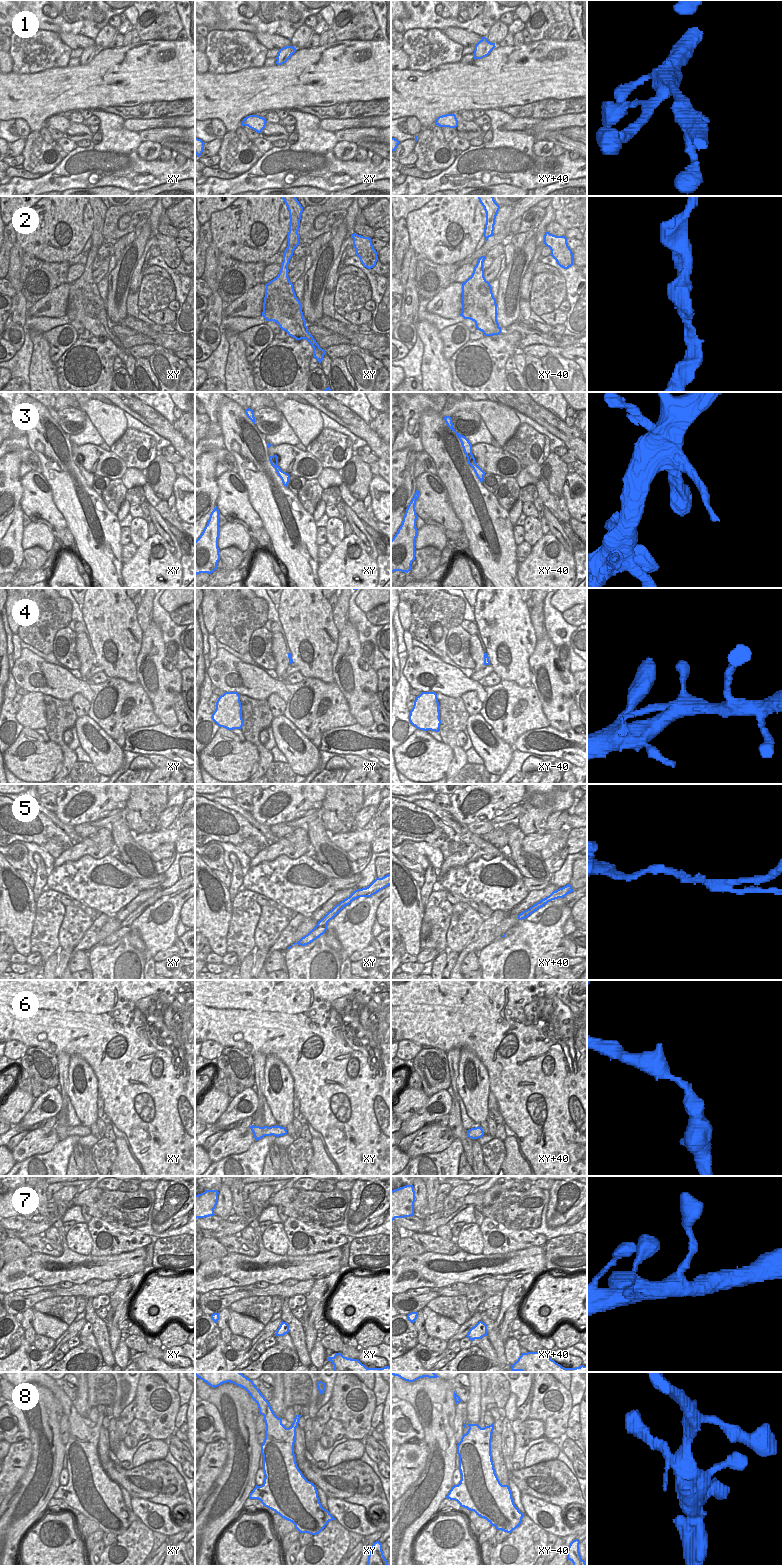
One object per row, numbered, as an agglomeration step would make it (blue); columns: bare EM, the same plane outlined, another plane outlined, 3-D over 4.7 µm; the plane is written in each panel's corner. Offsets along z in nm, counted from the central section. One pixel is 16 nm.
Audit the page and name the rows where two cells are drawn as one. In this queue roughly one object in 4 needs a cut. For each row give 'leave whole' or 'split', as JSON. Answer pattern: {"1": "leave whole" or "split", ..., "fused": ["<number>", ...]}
{"1": "leave whole", "2": "leave whole", "3": "leave whole", "4": "leave whole", "5": "split", "6": "leave whole", "7": "leave whole", "8": "leave whole", "fused": ["5"]}

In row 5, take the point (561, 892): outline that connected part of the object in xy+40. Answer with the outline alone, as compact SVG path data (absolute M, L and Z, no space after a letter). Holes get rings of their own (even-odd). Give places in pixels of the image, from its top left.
M570 884L557 889L556 891L553 891L549 896L547 896L546 898L540 900L539 902L537 902L536 904L534 904L533 906L530 907L529 911L526 912L522 912L518 915L518 919L522 920L527 918L529 915L531 915L532 913L534 913L539 907L541 907L542 905L547 904L548 902L558 899L558 898L563 898L565 897L567 894L573 892L572 886Z

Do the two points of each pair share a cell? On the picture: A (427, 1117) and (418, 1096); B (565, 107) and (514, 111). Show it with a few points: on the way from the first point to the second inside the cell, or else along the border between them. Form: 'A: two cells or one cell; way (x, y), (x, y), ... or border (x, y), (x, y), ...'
A: two cells; border (429, 1098), (404, 1120)
B: one cell; way (552, 108), (527, 110)

